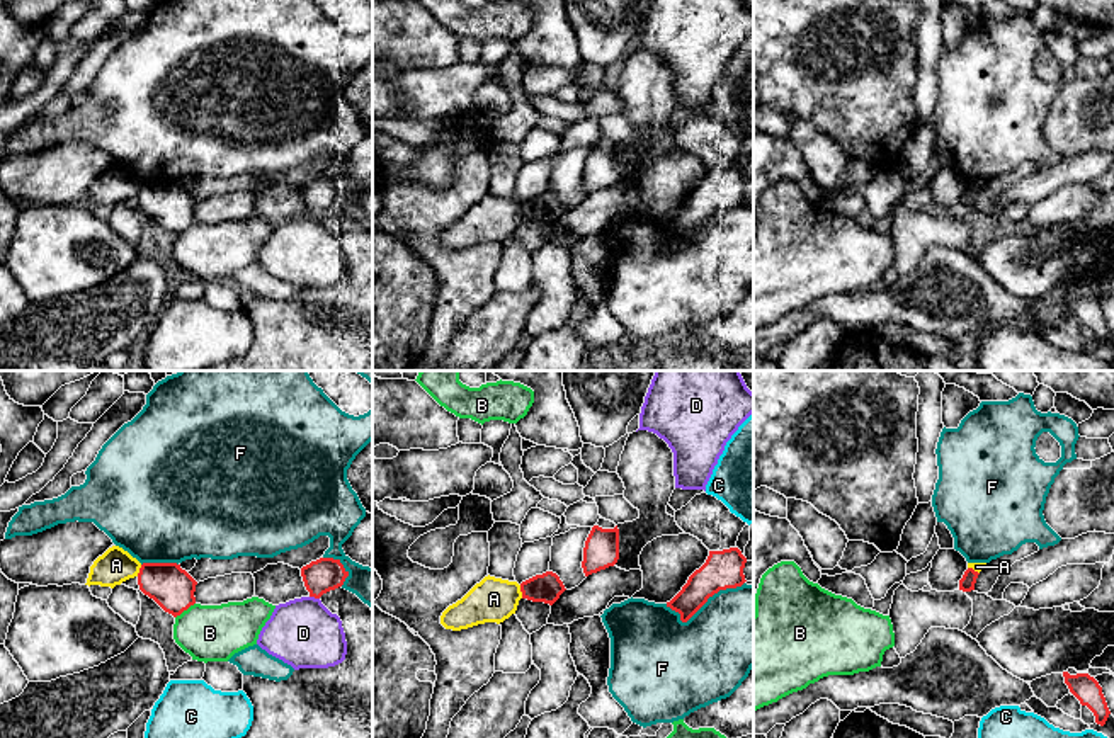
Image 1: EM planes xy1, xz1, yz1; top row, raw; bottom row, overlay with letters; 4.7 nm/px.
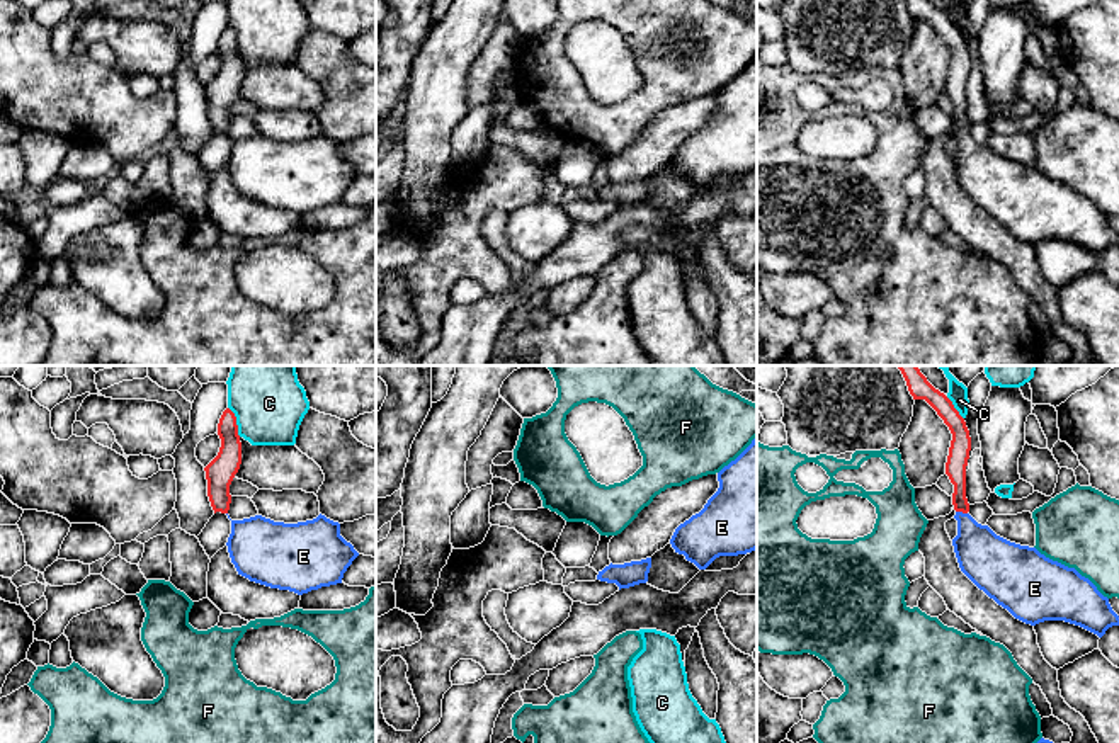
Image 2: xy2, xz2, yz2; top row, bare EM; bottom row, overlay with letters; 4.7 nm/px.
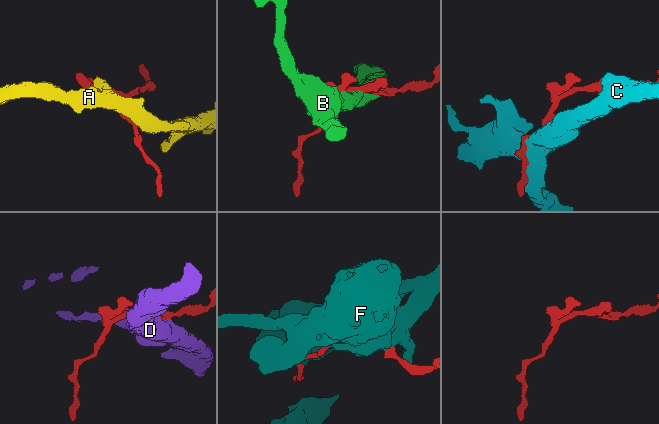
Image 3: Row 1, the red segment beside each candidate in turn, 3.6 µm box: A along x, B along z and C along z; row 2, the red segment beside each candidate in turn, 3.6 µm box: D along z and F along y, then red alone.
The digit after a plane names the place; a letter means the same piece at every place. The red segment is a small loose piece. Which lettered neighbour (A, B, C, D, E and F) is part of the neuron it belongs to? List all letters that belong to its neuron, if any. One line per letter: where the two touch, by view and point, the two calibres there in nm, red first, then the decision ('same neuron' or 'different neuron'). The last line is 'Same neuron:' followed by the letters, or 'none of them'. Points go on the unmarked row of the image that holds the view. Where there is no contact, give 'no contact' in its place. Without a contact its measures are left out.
A: xz1 (521, 210) | 140/200 nm | different neuron
B: xy1 (184, 228) | 200/280 nm | different neuron
C: xy2 (235, 41) | 140/300 nm | different neuron
D: xy1 (315, 216) | 160/320 nm | different neuron
E: yz2 (961, 130) | 100/240 nm | same neuron
F: xz1 (703, 223) | 180/400 nm | different neuron
Same neuron: E

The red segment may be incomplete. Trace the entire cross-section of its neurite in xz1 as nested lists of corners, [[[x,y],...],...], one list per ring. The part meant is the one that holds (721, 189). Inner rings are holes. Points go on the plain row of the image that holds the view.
[[[738,167],[709,170],[706,182],[696,189],[682,209],[667,221],[667,226],[680,233],[687,241],[709,216],[719,209],[742,206],[747,199],[743,194],[747,177]]]

